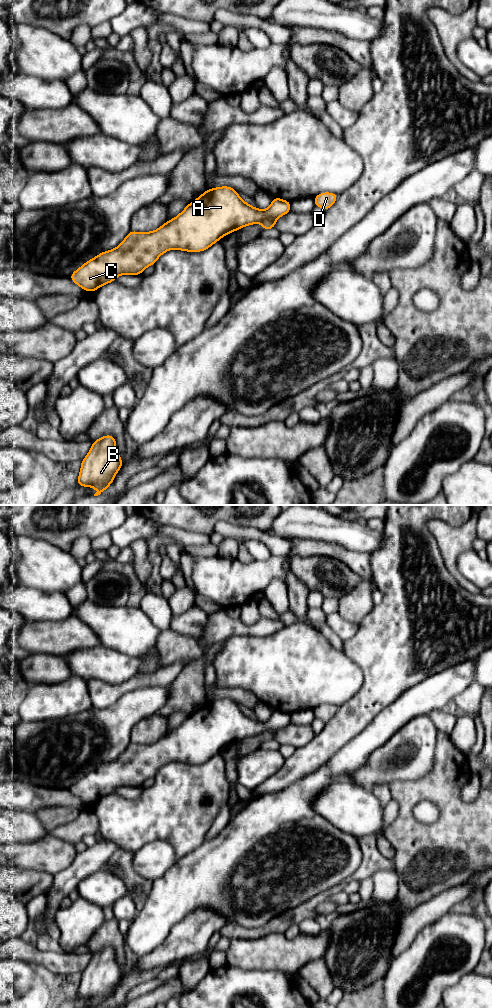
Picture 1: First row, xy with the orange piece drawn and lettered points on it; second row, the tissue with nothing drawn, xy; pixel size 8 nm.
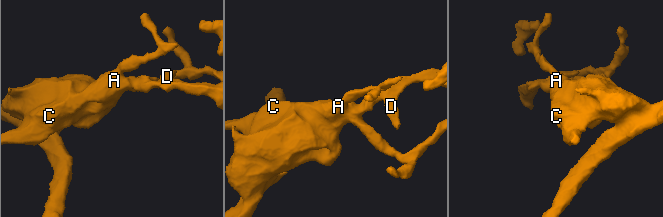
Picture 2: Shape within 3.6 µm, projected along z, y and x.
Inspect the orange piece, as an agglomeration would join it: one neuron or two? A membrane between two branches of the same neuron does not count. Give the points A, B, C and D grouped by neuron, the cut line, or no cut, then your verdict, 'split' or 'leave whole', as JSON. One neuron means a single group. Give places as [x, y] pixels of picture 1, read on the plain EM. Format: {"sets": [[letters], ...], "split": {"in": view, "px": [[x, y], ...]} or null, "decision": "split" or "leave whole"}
{"sets": [["A", "B", "C"], ["D"]], "split": {"in": "xy", "px": [[275, 730], [263, 730], [260, 733]]}, "decision": "split"}

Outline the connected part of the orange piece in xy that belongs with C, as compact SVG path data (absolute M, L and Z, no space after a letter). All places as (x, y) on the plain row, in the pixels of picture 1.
M229 699L207 701L196 712L189 715L175 730L152 744L129 743L118 759L100 765L90 771L69 790L83 802L94 804L102 797L114 794L119 787L140 787L148 778L155 777L160 767L170 761L201 764L208 761L225 747L263 731L277 731L291 723L291 714L275 709L267 722L252 719L239 709L238 704Z

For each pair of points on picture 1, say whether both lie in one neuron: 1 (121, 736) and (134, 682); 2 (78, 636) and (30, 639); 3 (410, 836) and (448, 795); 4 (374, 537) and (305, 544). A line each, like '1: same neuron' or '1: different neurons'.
1: different neurons
2: same neuron
3: same neuron
4: different neurons

